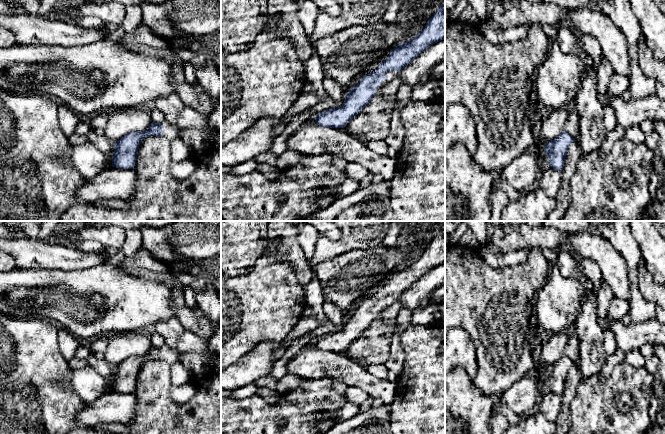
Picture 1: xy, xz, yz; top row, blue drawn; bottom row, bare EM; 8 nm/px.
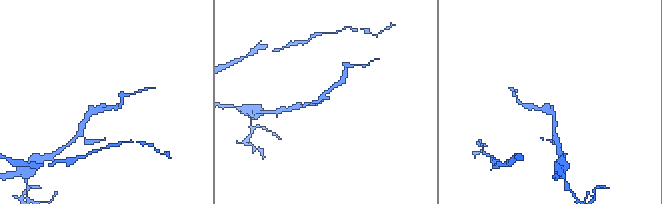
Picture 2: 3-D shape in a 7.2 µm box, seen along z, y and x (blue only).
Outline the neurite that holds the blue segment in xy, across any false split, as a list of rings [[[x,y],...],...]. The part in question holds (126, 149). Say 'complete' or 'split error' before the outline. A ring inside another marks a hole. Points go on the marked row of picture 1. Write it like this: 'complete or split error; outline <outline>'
split error; outline [[[168,121],[160,124],[152,122],[145,131],[133,131],[114,142],[112,167],[119,169],[133,169],[142,140],[147,136],[158,136],[170,141],[178,137],[178,128]]]

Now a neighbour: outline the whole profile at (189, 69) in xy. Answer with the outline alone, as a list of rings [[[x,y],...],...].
[[[186,62],[184,64],[184,74],[186,80],[193,86],[196,87],[198,85],[198,81],[196,78],[196,68],[191,62]]]

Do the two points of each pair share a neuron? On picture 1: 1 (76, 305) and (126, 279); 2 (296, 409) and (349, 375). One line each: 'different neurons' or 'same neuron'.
1: same neuron
2: different neurons

